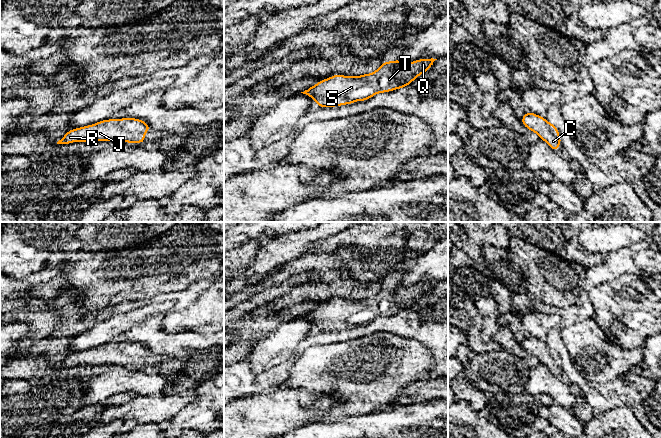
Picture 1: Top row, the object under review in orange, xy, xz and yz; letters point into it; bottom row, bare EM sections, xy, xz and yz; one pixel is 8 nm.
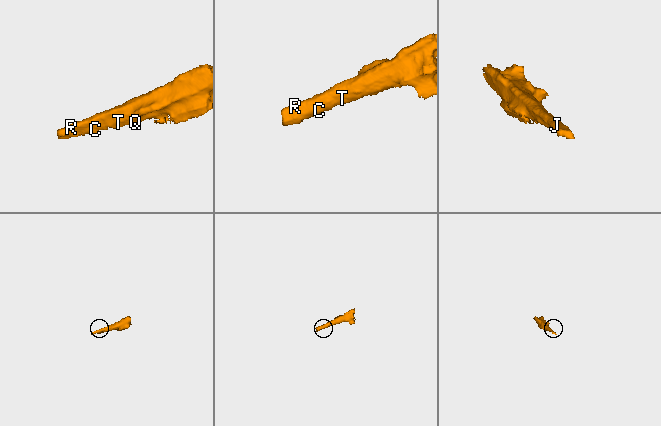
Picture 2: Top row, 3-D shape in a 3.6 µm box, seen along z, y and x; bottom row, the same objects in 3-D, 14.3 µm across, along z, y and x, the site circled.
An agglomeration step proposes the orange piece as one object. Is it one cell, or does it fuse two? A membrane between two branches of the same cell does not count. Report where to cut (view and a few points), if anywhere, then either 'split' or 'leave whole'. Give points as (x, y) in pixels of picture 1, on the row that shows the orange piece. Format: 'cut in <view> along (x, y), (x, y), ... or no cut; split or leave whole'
no cut; leave whole

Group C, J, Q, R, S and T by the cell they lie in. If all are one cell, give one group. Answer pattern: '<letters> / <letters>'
C J Q R S T

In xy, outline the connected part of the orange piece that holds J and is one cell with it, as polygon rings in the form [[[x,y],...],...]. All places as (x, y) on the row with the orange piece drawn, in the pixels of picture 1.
[[[113,118],[69,130],[57,144],[97,141],[144,144],[145,132],[151,130],[152,128],[141,119]]]

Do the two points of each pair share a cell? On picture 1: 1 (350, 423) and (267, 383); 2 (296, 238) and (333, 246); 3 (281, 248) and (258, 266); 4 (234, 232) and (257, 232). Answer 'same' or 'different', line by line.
1: different
2: different
3: same
4: same

